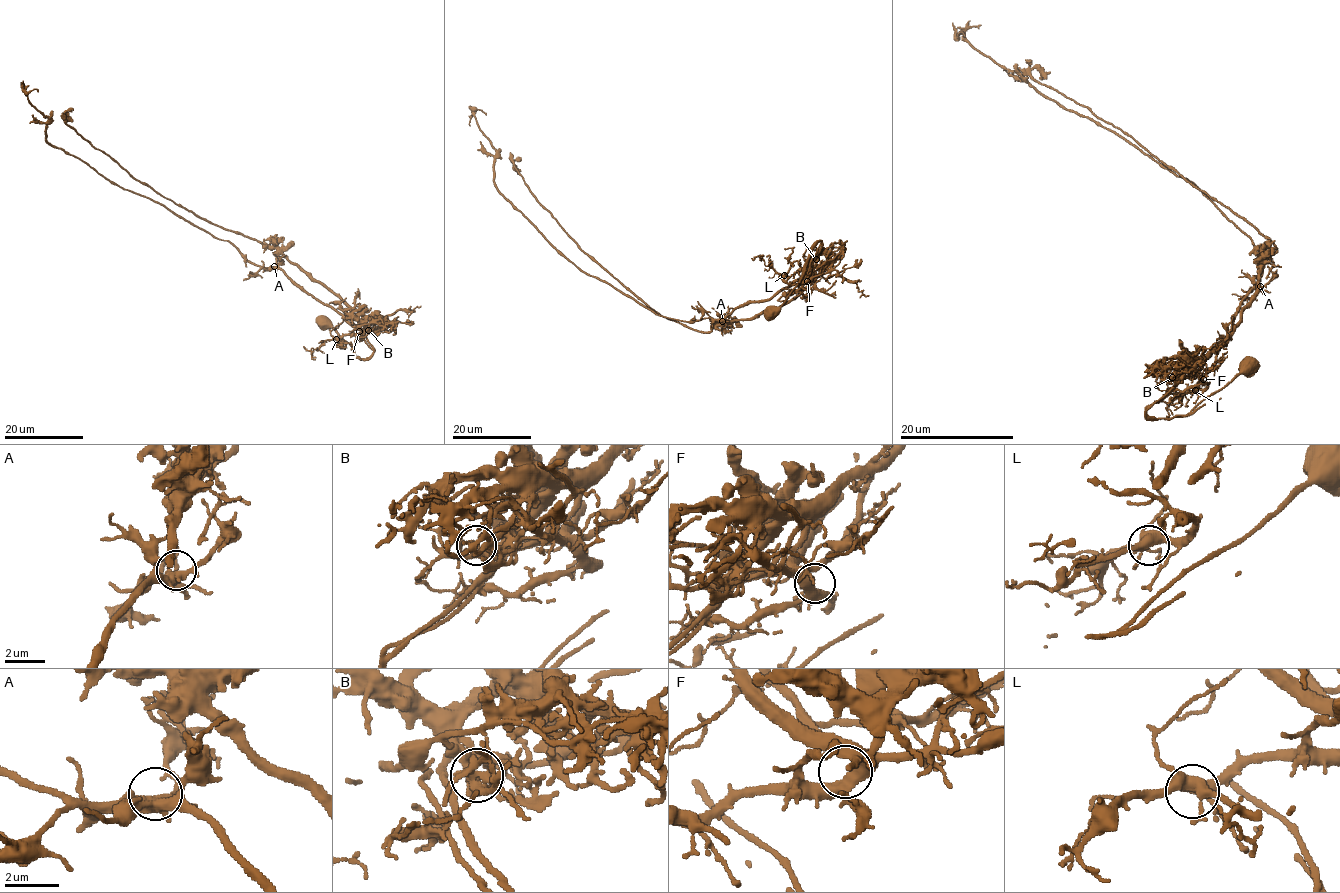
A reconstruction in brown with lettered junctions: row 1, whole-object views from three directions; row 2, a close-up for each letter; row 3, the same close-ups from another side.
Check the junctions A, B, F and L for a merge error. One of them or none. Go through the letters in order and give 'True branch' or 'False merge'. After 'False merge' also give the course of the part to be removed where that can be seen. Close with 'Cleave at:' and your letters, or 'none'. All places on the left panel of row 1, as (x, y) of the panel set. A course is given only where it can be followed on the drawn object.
A: True branch
B: False merge. Course of the part to remove: (368, 330), (365, 319), (275, 248), (214, 224), (136, 180), (66, 123), (63, 114), (73, 109)
F: True branch
L: True branch
Cleave at: B

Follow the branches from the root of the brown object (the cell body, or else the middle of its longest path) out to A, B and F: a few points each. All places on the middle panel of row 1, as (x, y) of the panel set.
A: (770, 312), (787, 299), (799, 280), (810, 249), (820, 242), (802, 277), (768, 299), (737, 306), (722, 321)
B: (770, 312), (787, 299), (799, 280), (810, 249), (820, 242), (813, 261), (816, 259)
F: (770, 312), (787, 299), (799, 280), (810, 249), (820, 242), (809, 265), (807, 281)

